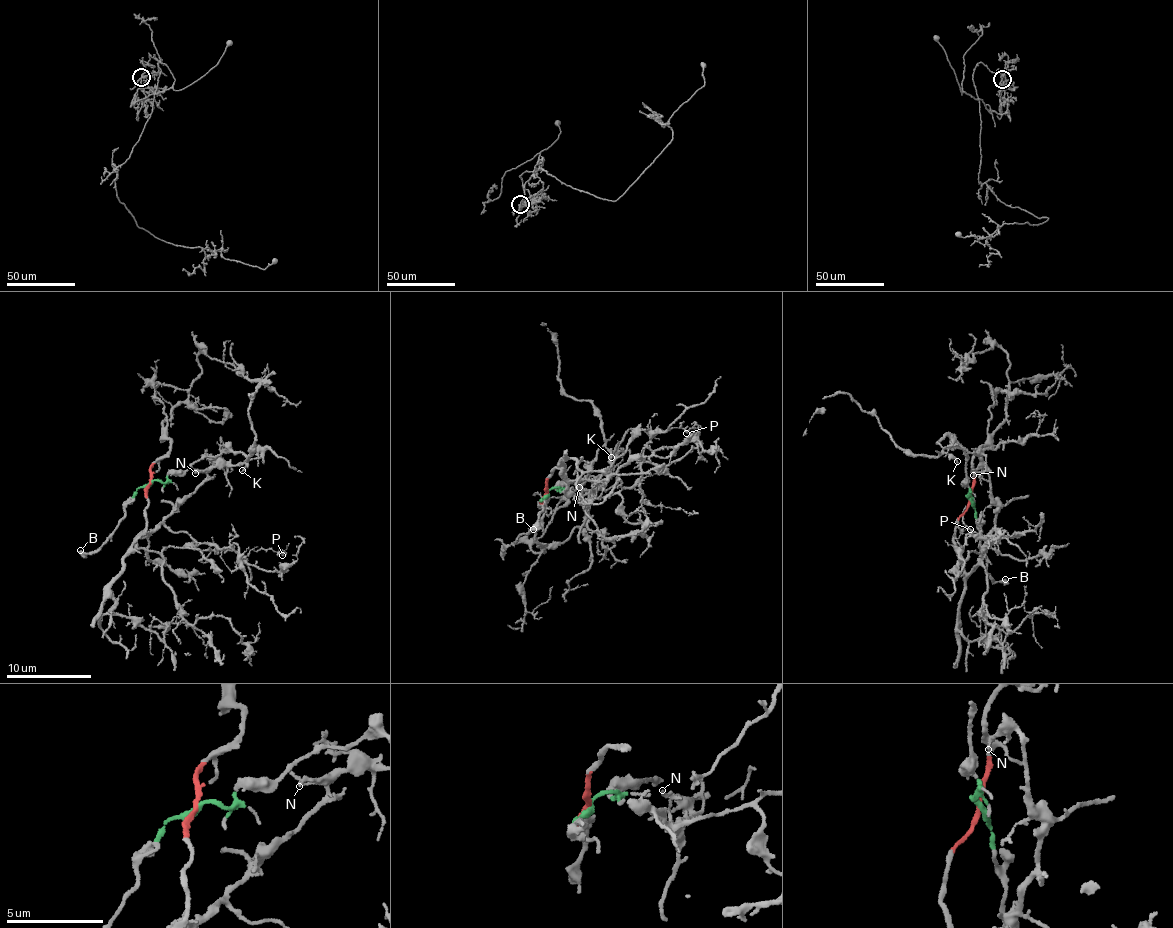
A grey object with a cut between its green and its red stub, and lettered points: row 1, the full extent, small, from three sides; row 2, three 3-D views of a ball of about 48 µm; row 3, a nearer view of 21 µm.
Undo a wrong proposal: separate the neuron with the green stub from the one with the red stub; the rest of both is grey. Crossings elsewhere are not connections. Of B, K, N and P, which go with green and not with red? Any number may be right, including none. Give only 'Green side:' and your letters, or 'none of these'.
Green side: B, K

